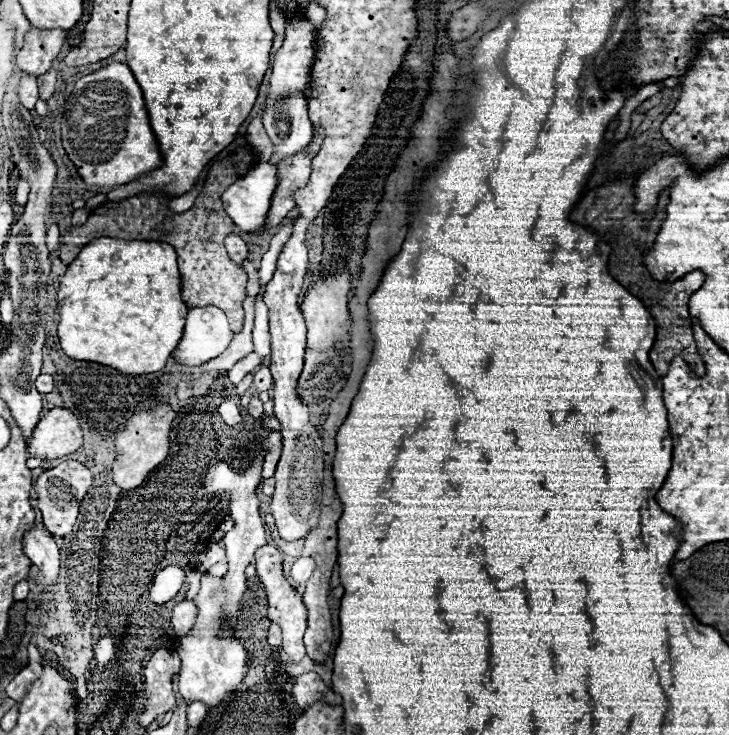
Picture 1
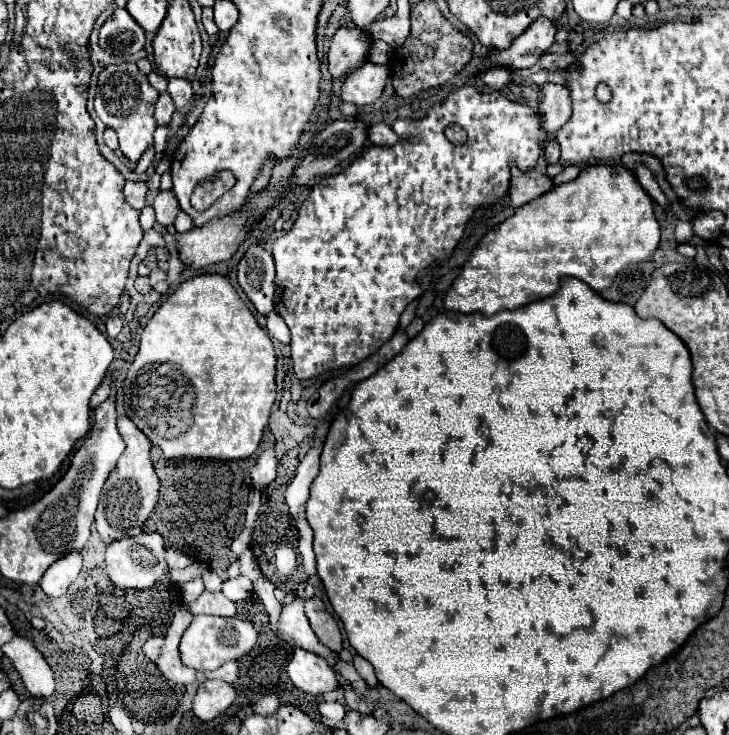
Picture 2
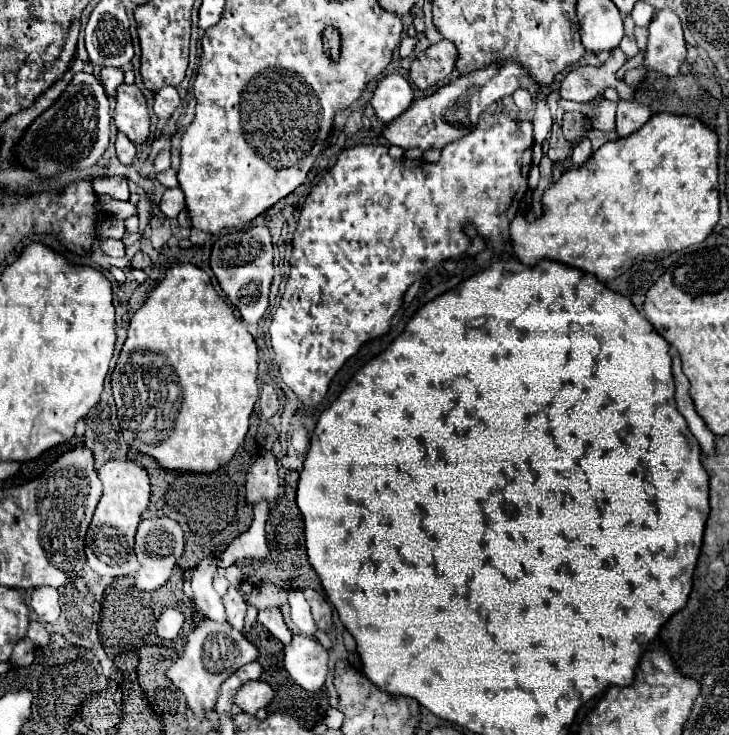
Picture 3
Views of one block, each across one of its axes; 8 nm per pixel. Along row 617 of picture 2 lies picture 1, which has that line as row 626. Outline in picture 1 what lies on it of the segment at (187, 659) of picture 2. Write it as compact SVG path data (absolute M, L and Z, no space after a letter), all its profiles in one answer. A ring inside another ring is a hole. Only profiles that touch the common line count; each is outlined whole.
M204 574L202 582L200 582L200 592L196 594L194 600L198 604L196 624L194 624L190 636L178 640L178 654L182 658L182 668L178 674L178 688L180 688L182 698L186 698L190 702L198 700L198 702L204 702L208 708L214 708L220 702L224 702L224 698L228 694L238 690L238 686L242 684L242 680L246 676L244 668L246 668L248 654L246 654L242 642L234 636L234 632L222 634L220 626L216 622L220 618L222 604L224 604L222 580Z

